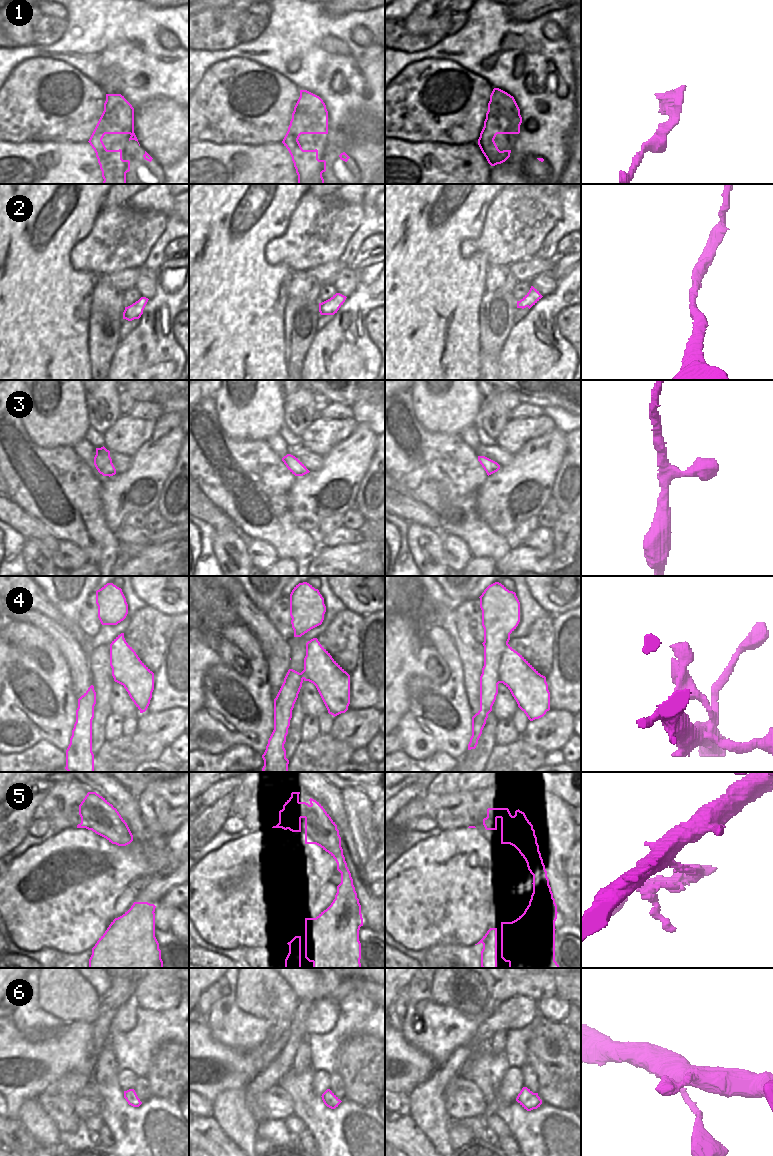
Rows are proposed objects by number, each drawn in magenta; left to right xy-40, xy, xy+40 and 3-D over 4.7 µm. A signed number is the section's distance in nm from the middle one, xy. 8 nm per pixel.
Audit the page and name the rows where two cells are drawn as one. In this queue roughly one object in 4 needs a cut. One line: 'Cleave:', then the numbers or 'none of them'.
Cleave: 5

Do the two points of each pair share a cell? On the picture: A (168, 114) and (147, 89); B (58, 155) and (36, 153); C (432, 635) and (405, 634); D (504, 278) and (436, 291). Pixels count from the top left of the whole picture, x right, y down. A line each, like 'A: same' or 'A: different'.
A: different
B: same
C: different
D: different

